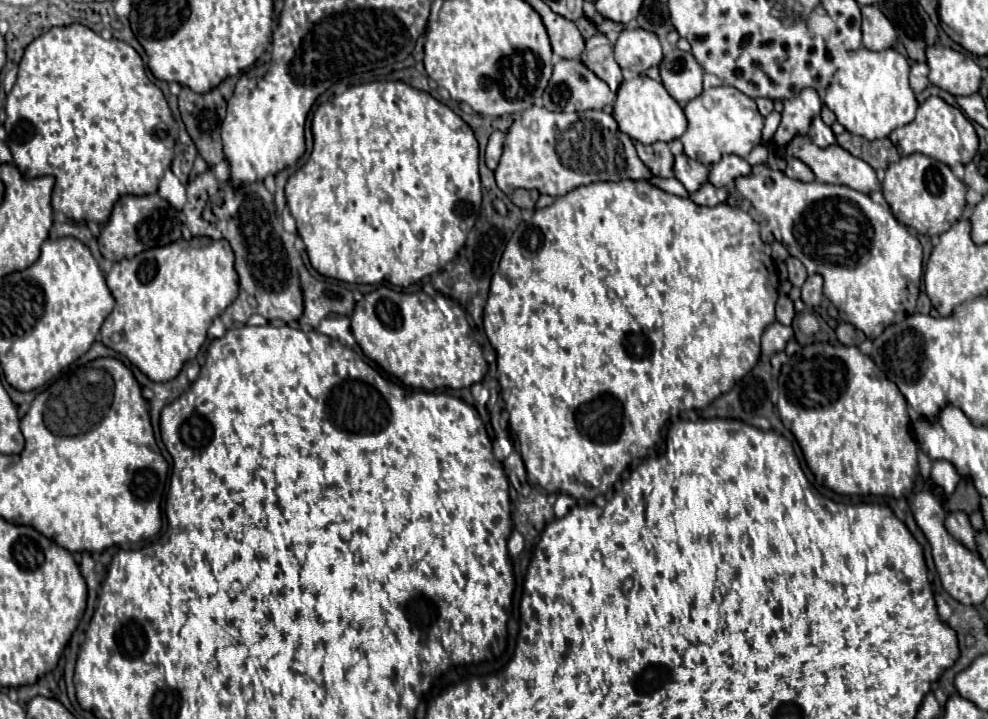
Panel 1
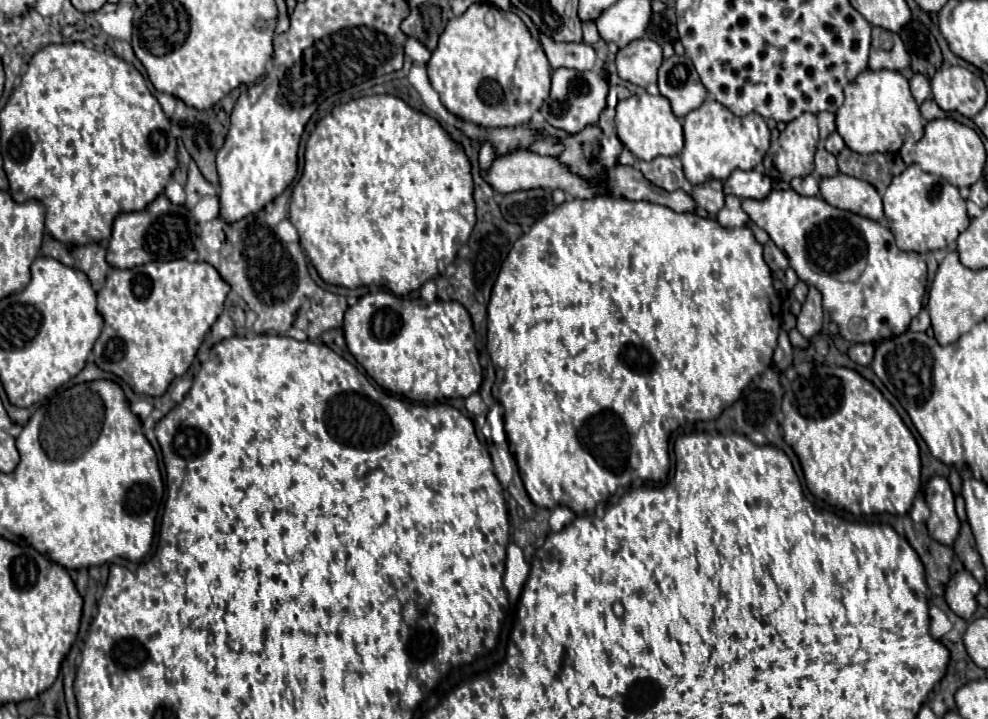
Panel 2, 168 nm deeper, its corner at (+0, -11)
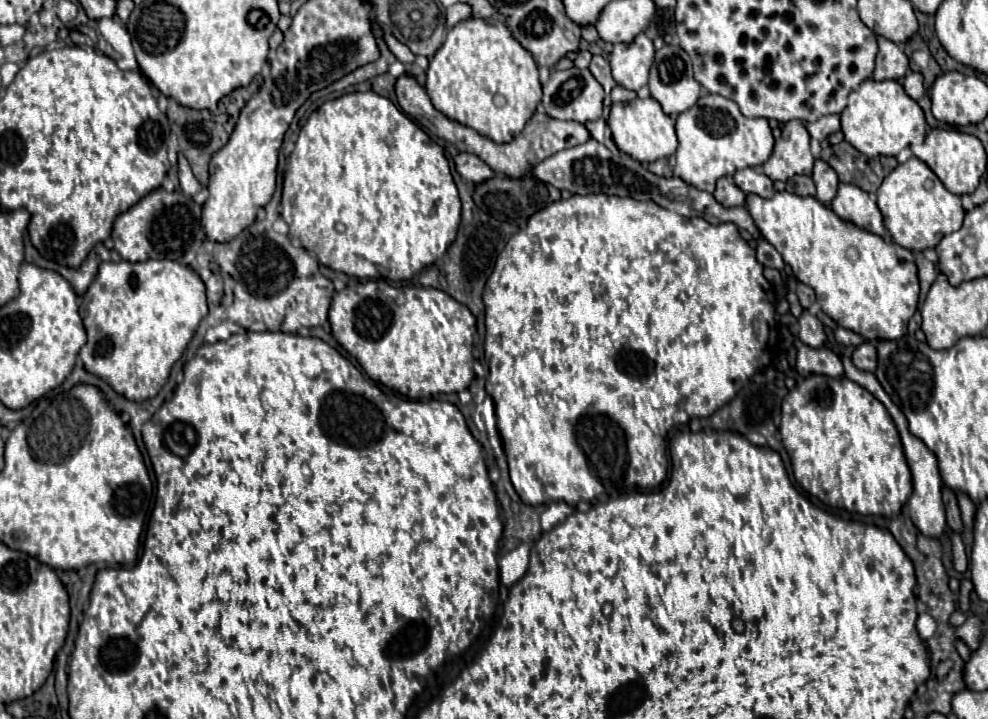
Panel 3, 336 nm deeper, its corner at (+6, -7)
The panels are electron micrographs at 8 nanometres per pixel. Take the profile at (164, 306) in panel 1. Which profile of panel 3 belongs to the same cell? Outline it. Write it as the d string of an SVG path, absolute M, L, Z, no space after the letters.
M146 259L142 263L106 261L86 295L82 297L84 327L88 333L86 345L80 349L84 369L104 379L118 395L130 401L142 403L156 397L162 385L168 381L172 365L182 357L188 341L192 339L198 323L208 313L206 289L202 279L190 269L168 259Z

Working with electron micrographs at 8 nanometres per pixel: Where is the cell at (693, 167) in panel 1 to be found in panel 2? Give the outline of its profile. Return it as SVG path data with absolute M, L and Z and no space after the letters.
M706 181L702 185L694 185L690 191L690 197L696 201L698 207L706 209L710 215L716 215L724 207L724 193L722 193L722 181Z

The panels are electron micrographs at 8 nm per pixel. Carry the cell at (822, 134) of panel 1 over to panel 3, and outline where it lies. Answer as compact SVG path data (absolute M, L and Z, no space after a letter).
M816 159L812 179L816 183L816 199L830 207L830 201L834 199L834 193L838 191L838 183L840 183L836 171L822 159Z

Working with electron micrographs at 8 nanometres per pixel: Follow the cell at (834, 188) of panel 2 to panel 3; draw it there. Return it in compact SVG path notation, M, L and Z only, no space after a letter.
M840 183L838 195L832 201L832 211L844 221L852 221L854 225L858 225L862 231L888 237L876 201L856 185Z

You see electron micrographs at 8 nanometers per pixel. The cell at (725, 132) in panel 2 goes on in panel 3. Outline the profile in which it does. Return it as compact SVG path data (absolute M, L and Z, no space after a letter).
M720 95L700 97L694 107L680 113L676 119L676 135L680 145L676 151L674 175L708 193L714 191L720 177L734 175L738 169L762 165L774 149L768 121L764 117L744 117L734 101Z

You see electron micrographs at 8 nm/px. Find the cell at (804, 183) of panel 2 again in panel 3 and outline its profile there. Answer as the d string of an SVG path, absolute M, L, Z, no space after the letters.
M794 175L786 181L786 189L794 195L800 195L800 197L814 197L816 195L816 189L814 189L814 181L810 177L804 177L804 175Z

